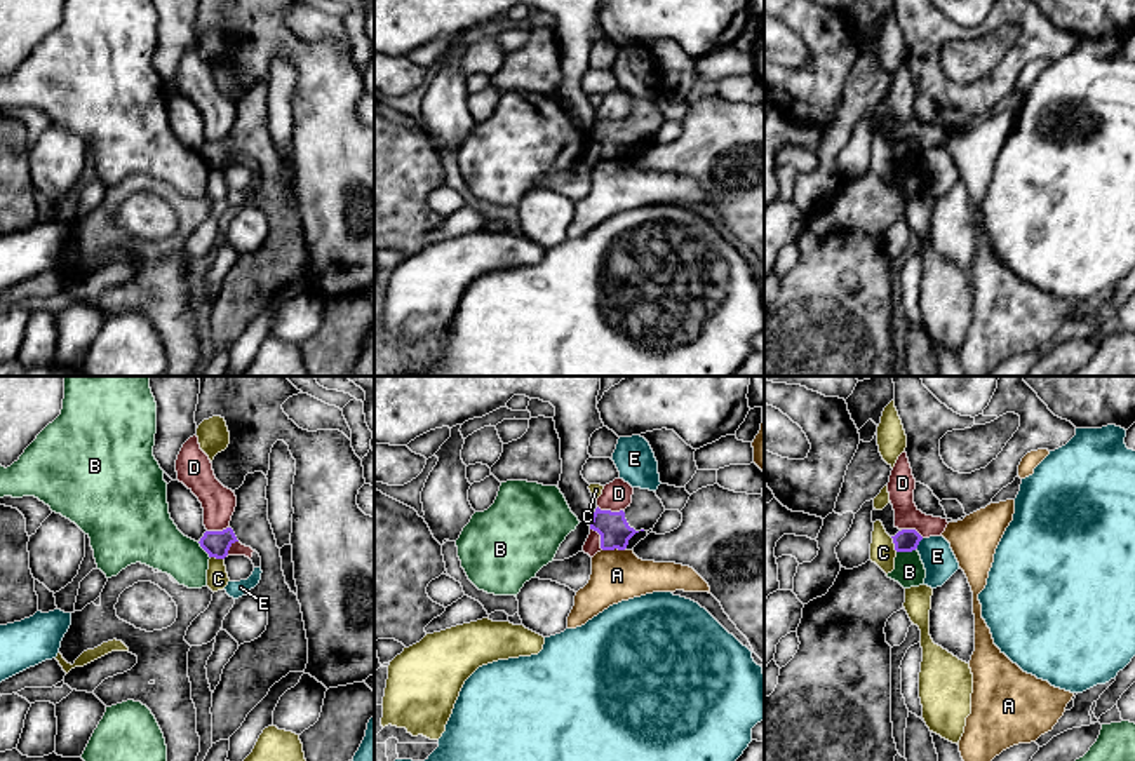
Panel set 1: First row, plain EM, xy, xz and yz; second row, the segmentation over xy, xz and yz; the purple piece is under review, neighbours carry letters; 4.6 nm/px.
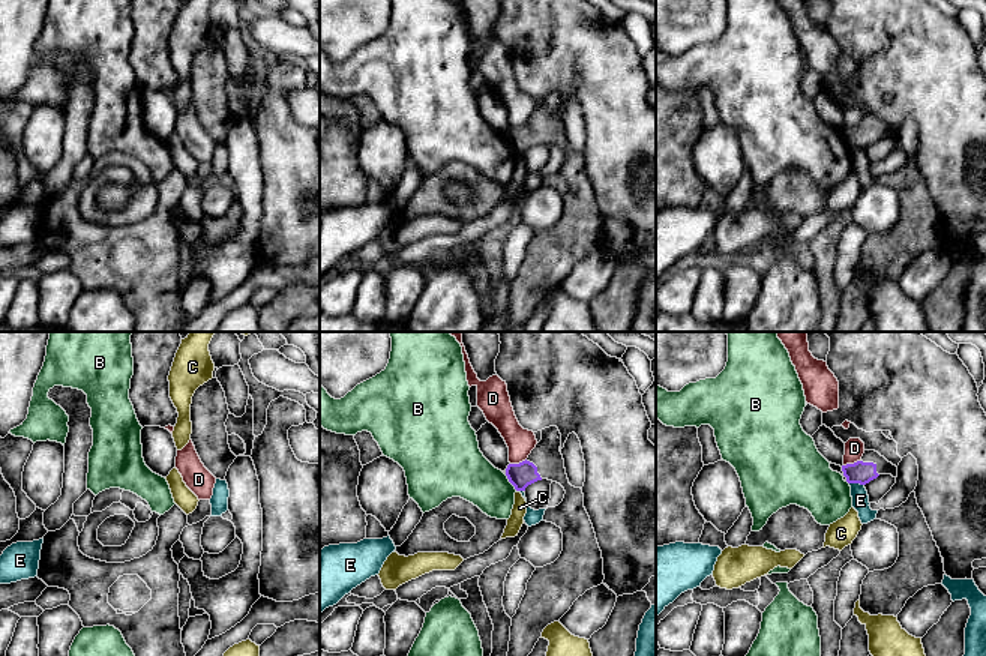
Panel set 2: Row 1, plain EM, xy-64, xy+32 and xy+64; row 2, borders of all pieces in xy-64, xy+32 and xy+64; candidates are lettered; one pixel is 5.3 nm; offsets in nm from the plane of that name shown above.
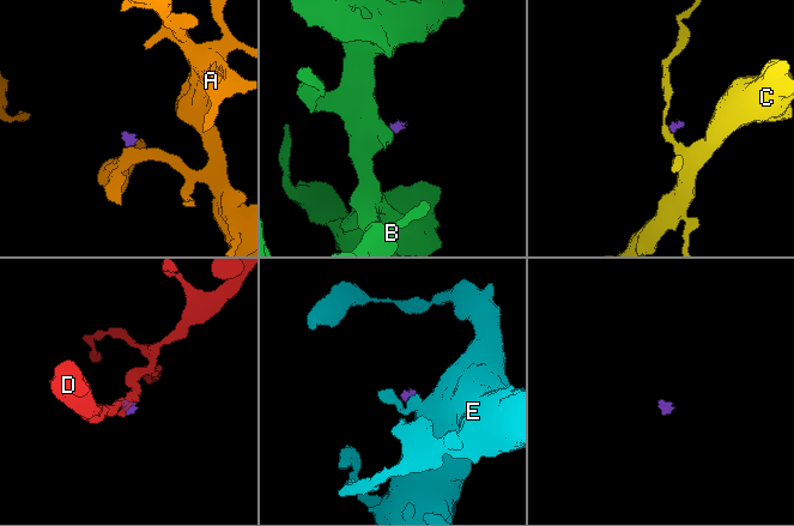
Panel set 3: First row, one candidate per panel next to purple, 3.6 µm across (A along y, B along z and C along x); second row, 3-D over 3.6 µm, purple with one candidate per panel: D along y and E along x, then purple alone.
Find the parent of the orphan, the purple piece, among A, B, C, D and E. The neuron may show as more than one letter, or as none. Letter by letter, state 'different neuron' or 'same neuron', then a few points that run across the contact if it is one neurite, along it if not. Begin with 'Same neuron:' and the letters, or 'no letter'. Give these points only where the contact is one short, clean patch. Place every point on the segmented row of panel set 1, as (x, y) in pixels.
Same neuron: no letter
A: different neuron; line xz (625, 547), (603, 551)
B: different neuron; line yz (914, 549), (897, 552)
C: different neuron; line yz (890, 537), (897, 551)
D: different neuron; line xz (597, 505), (608, 511), (622, 511)
E: different neuron; line yz (923, 538), (916, 547)

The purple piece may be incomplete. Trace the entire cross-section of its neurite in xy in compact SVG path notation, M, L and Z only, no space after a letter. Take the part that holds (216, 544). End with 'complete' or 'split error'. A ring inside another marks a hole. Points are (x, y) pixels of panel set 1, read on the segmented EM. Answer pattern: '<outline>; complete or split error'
M263 472L247 474L233 491L237 507L230 526L205 531L198 542L216 559L225 559L235 542L256 550L263 573L259 583L245 594L261 599L268 609L266 630L238 646L212 693L212 744L230 740L275 683L289 672L305 672L308 663L301 604L285 583L280 549L268 521L266 486Z; split error

